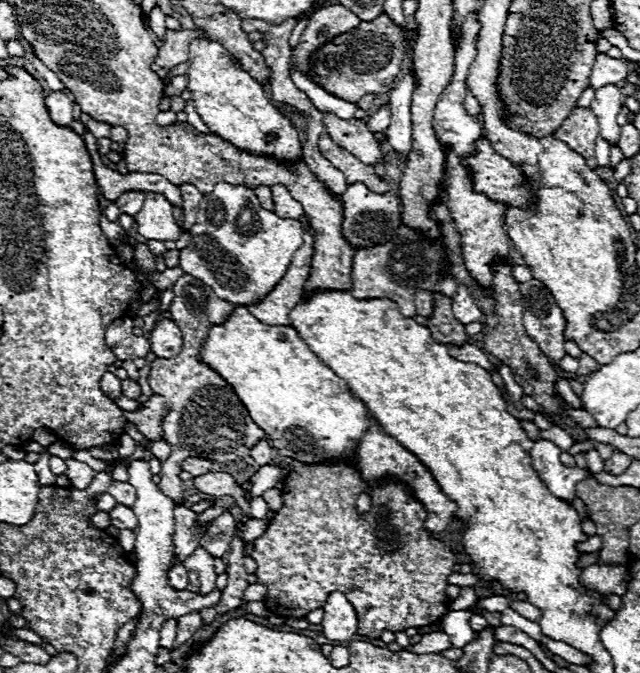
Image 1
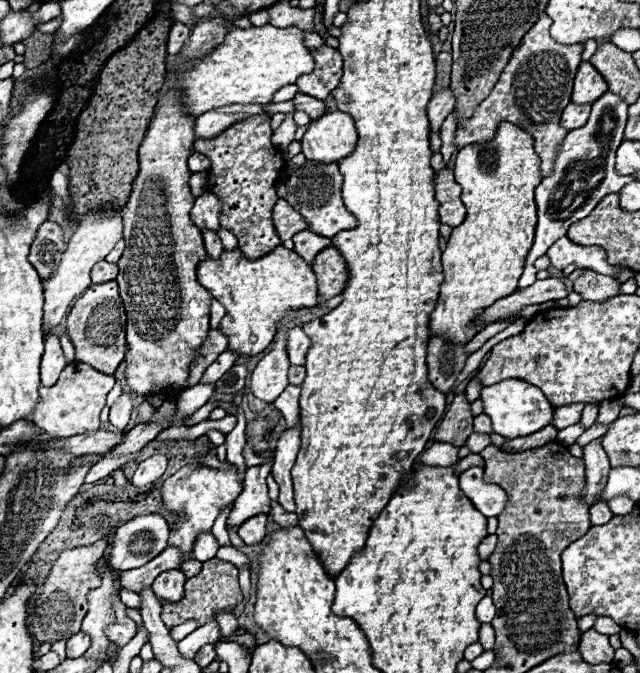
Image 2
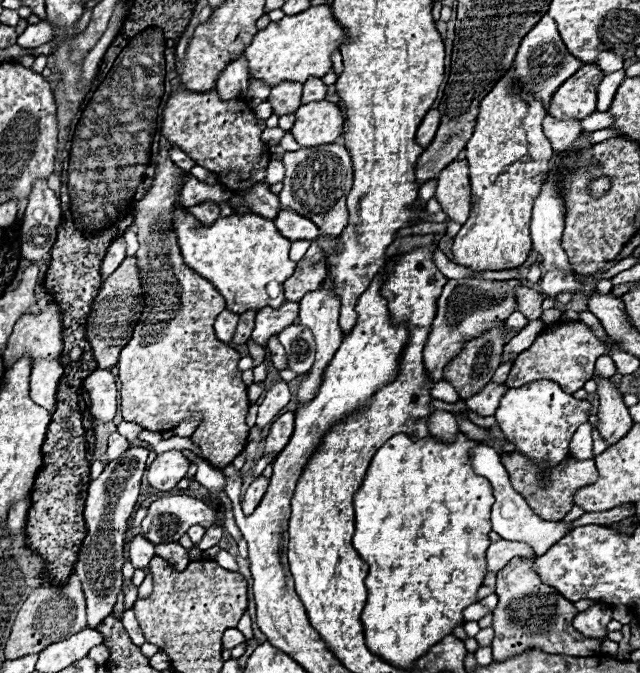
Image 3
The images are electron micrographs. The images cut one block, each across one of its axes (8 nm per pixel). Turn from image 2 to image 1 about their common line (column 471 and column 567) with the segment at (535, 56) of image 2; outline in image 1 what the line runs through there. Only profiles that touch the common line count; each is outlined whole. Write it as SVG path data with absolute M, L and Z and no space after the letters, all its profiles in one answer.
M574 108L570 116L564 120L564 124L558 128L556 138L574 148L574 152L578 152L586 160L586 164L594 170L598 168L594 156L598 130L600 130L598 120L590 108Z

